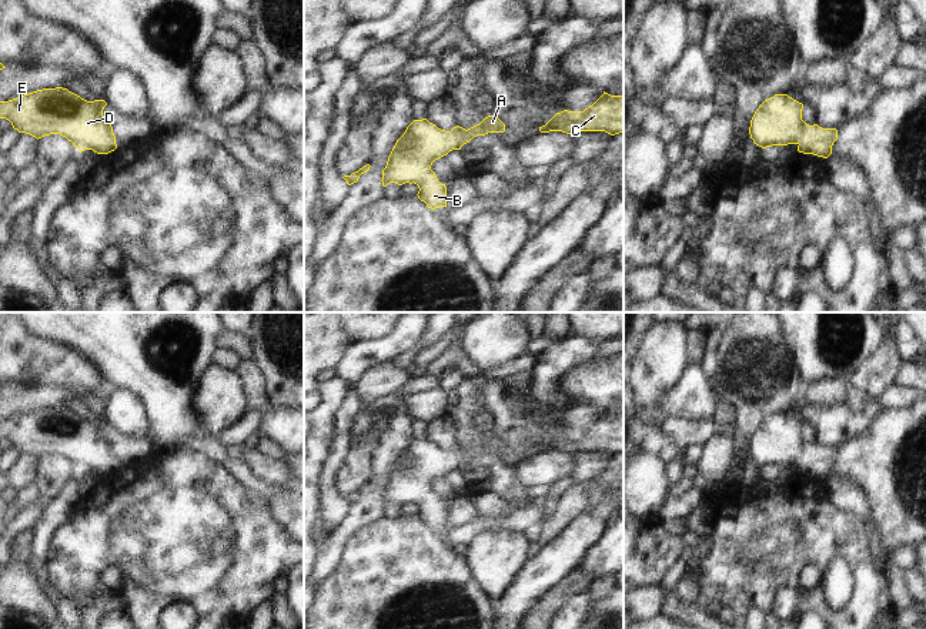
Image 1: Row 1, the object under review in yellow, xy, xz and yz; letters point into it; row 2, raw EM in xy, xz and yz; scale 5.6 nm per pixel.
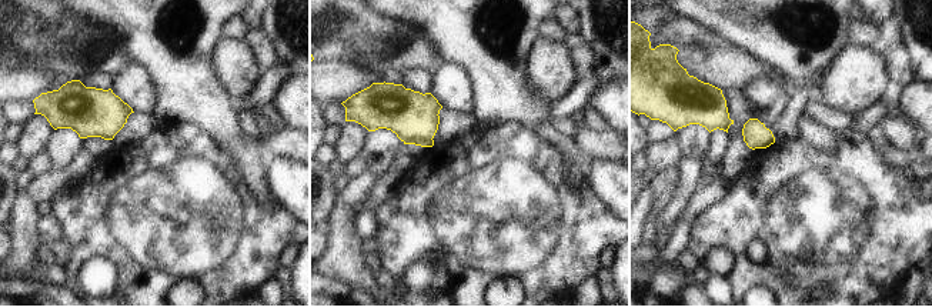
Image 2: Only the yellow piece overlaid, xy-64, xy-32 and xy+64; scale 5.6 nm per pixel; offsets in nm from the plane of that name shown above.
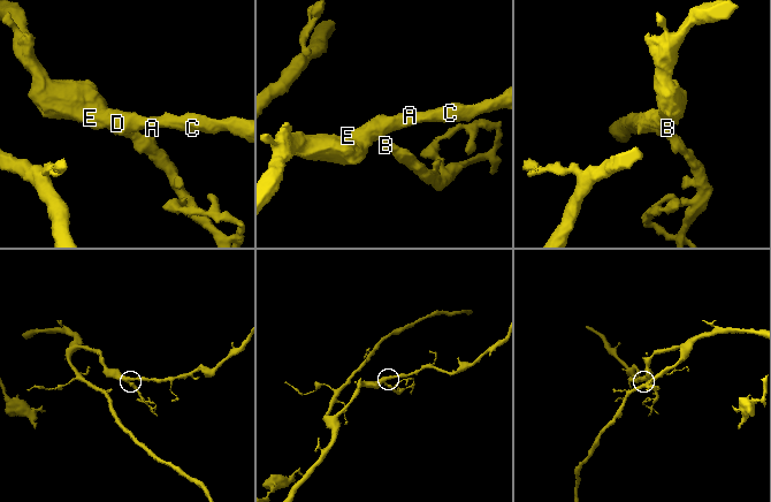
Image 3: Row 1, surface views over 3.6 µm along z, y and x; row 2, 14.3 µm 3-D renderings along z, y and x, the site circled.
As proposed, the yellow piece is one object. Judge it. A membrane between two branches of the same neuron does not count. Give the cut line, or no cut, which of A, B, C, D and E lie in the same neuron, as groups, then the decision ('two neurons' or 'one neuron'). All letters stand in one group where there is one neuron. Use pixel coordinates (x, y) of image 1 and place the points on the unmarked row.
cut none; groups A B C D E; one neuron

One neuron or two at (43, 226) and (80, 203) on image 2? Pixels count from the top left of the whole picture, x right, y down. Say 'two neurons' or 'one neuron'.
two neurons

